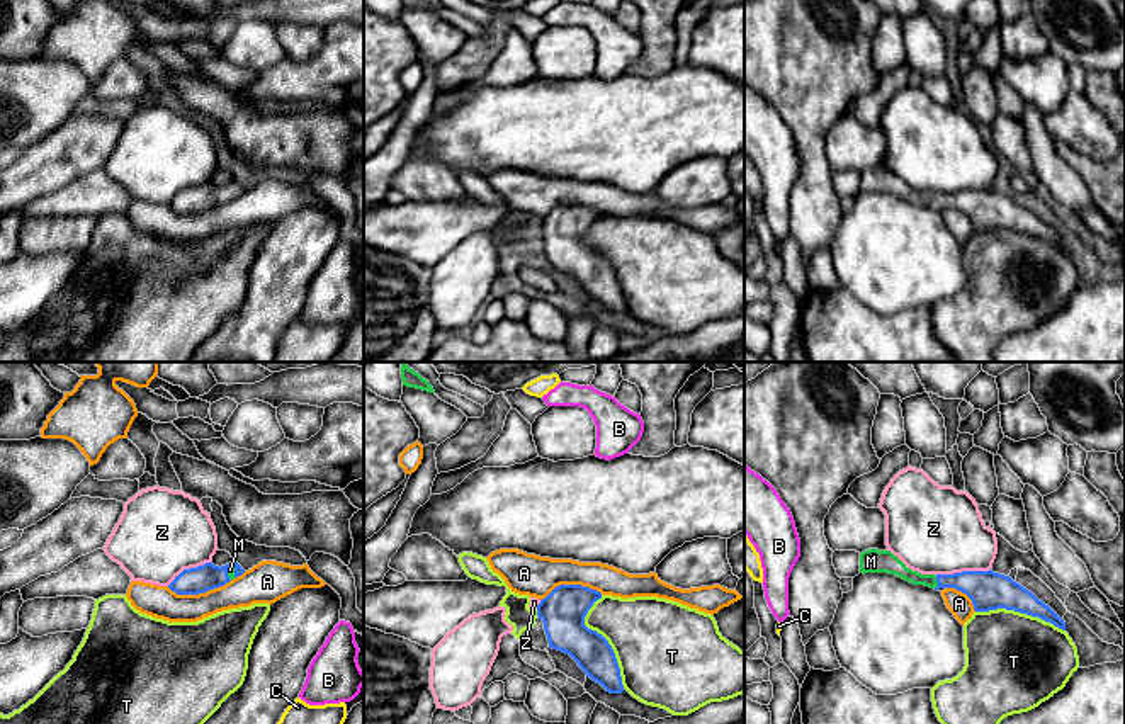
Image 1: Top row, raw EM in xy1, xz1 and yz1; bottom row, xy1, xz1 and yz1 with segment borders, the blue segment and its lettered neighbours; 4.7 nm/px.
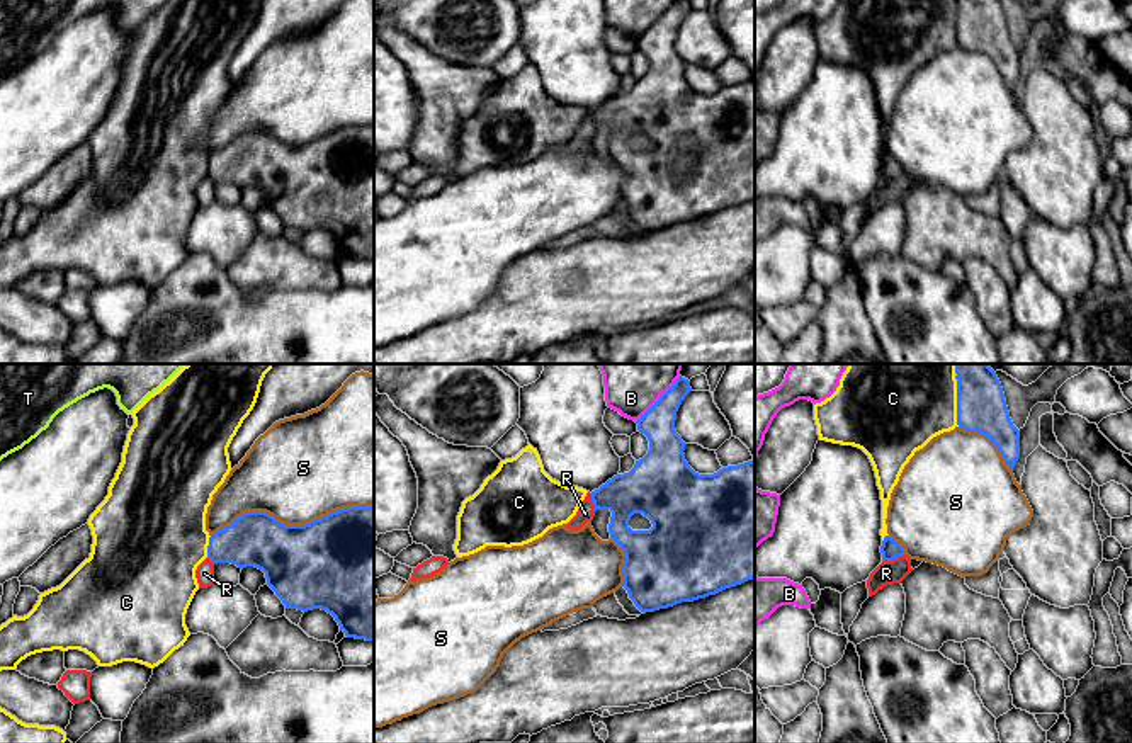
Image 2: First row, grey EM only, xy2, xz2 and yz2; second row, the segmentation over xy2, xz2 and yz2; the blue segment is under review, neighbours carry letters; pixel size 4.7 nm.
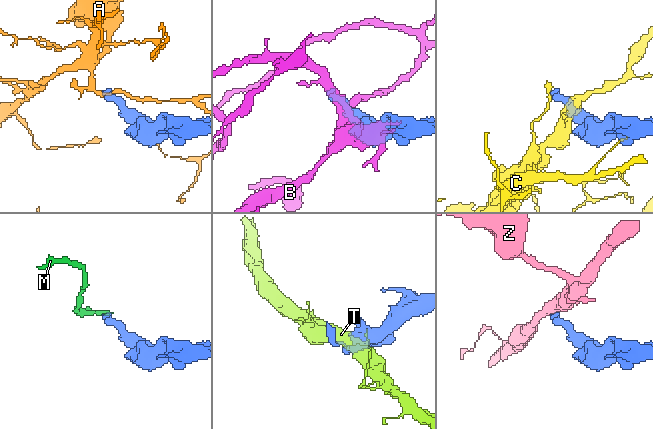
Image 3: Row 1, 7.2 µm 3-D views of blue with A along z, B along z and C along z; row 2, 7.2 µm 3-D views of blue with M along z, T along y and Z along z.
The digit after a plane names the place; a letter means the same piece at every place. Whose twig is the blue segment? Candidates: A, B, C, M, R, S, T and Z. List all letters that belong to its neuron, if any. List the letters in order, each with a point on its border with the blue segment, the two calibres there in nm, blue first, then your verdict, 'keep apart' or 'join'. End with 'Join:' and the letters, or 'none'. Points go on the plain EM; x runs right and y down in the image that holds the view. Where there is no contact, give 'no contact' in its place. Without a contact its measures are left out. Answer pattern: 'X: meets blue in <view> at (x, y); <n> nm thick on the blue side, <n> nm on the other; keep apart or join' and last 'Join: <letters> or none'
A: meets blue in xy1 at (199, 211); 130 nm thick on the blue side, 160 nm on the other; keep apart
B: meets blue in xz2 at (656, 21); 160 nm thick on the blue side, 180 nm on the other; keep apart
C: meets blue in yz2 at (957, 22); 240 nm thick on the blue side, 320 nm on the other; keep apart
M: meets blue in yz1 at (937, 201); 190 nm thick on the blue side, 100 nm on the other; join
R: meets blue in yz2 at (893, 177); 90 nm thick on the blue side, 110 nm on the other; keep apart
S: meets blue in xy2 at (291, 145); 420 nm thick on the blue side, 460 nm on the other; keep apart
T: meets blue in xz1 at (605, 259); 220 nm thick on the blue side, 420 nm on the other; keep apart
Z: meets blue in yz1 at (962, 191); 190 nm thick on the blue side, 420 nm on the other; keep apart
Join: M

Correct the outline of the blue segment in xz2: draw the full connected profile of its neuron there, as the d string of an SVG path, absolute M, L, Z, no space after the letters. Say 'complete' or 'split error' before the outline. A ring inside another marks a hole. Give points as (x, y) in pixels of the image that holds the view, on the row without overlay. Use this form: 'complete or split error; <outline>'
complete; M675 0L659 15L636 41L649 60L648 73L629 92L591 111L595 131L612 131L608 151L625 173L622 206L644 233L705 218L755 197L755 80L714 94L699 94L688 85L675 39L690 10L690 0ZM634 133L648 136L653 146L632 150L629 139Z

